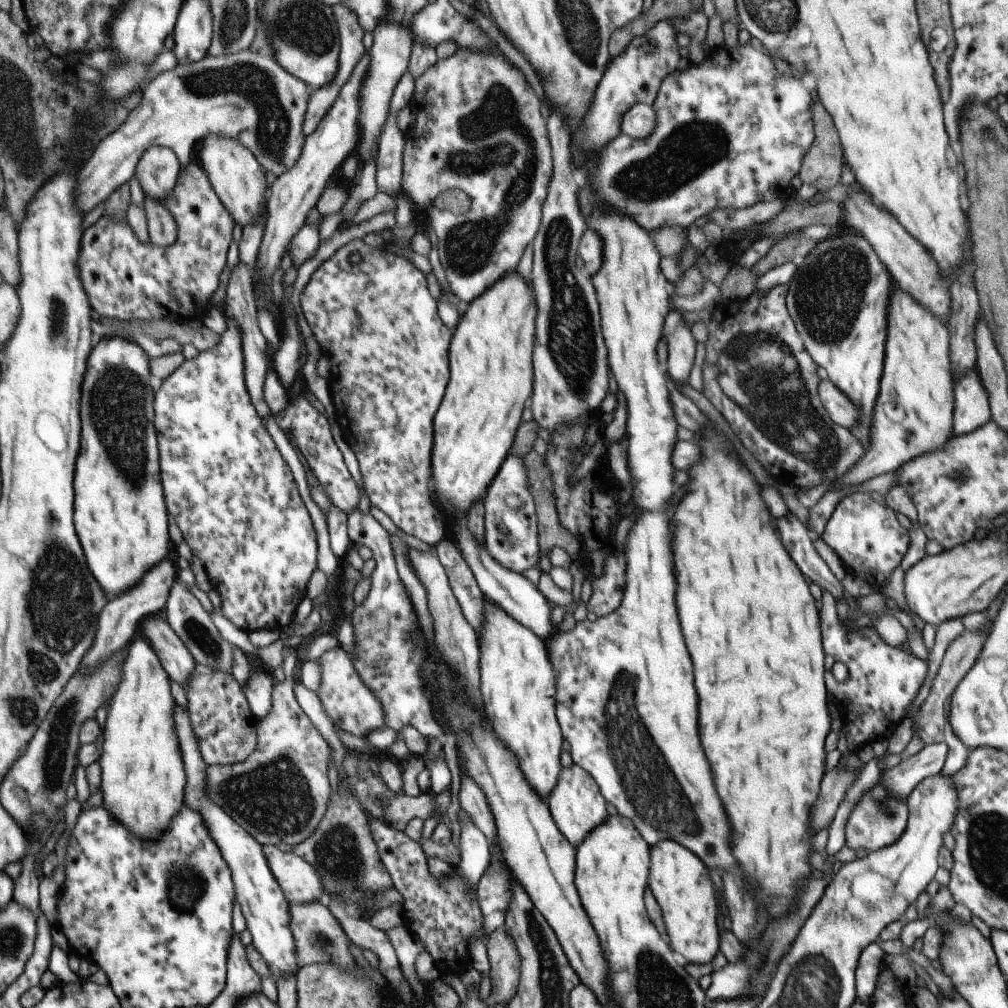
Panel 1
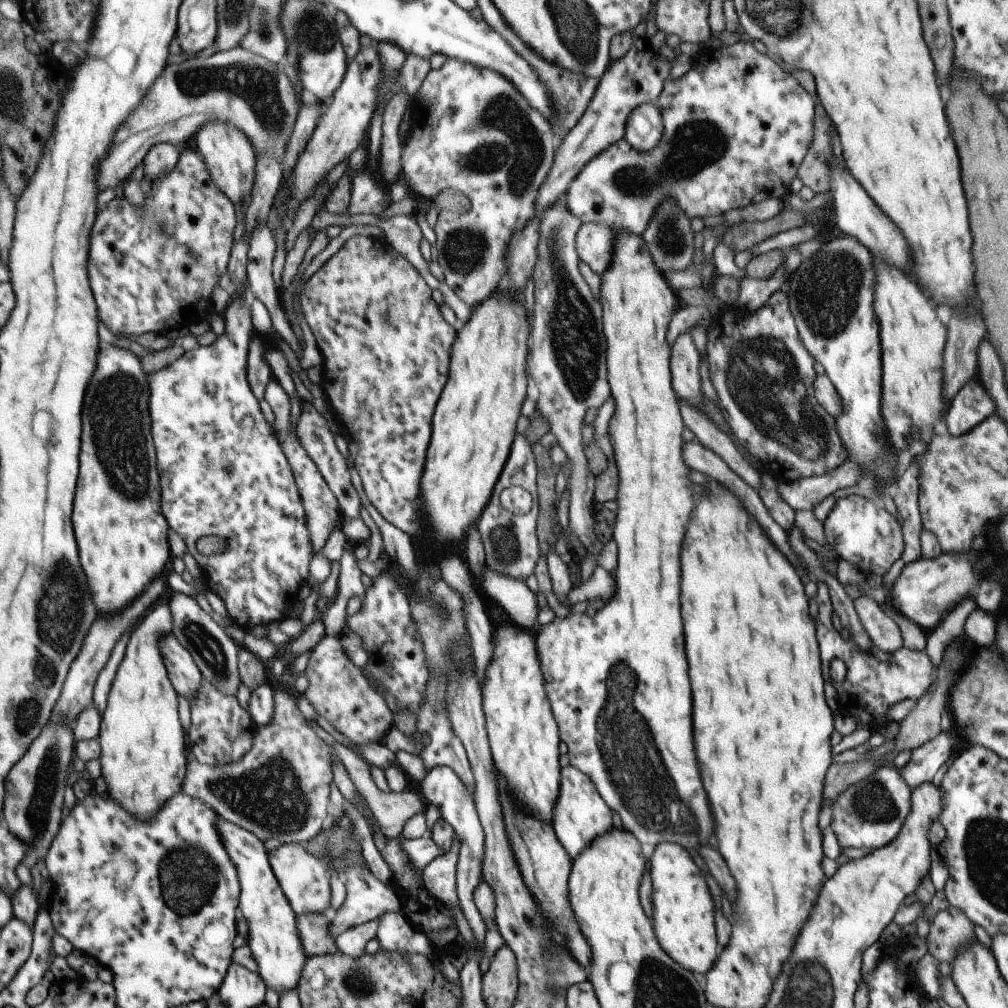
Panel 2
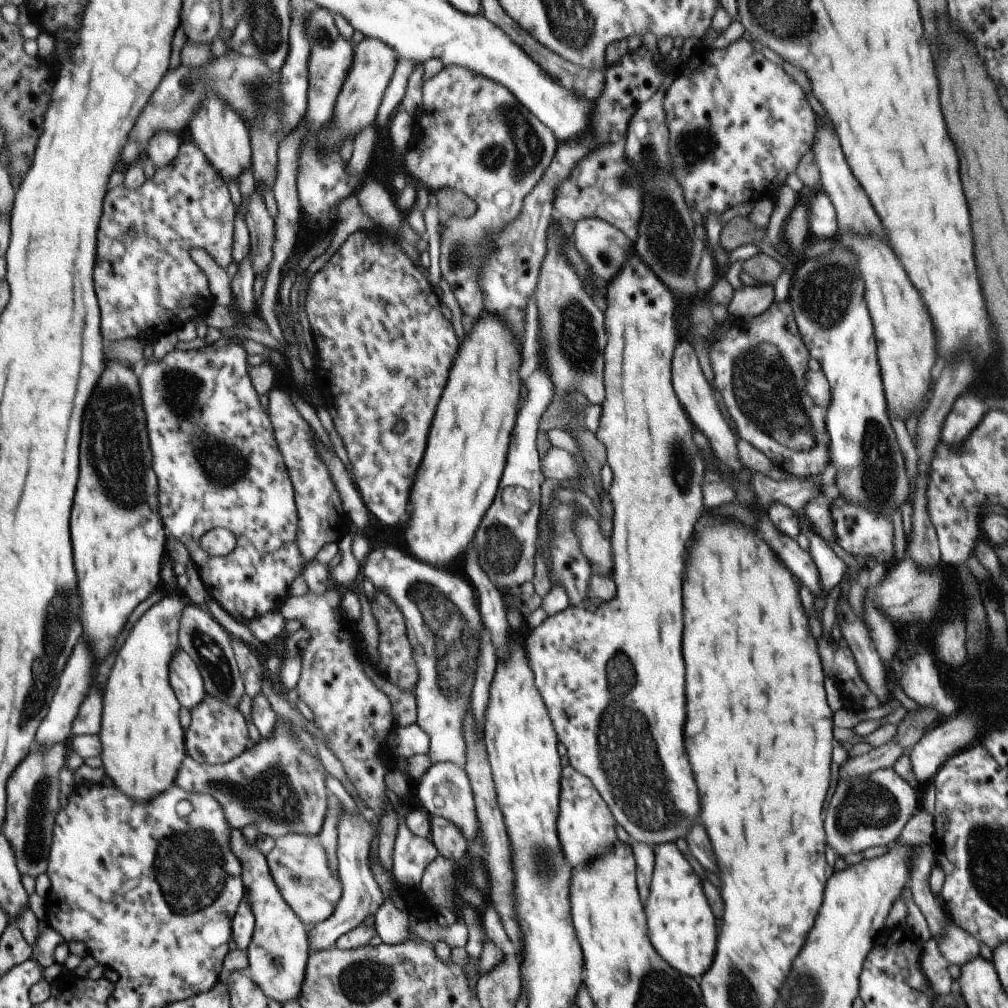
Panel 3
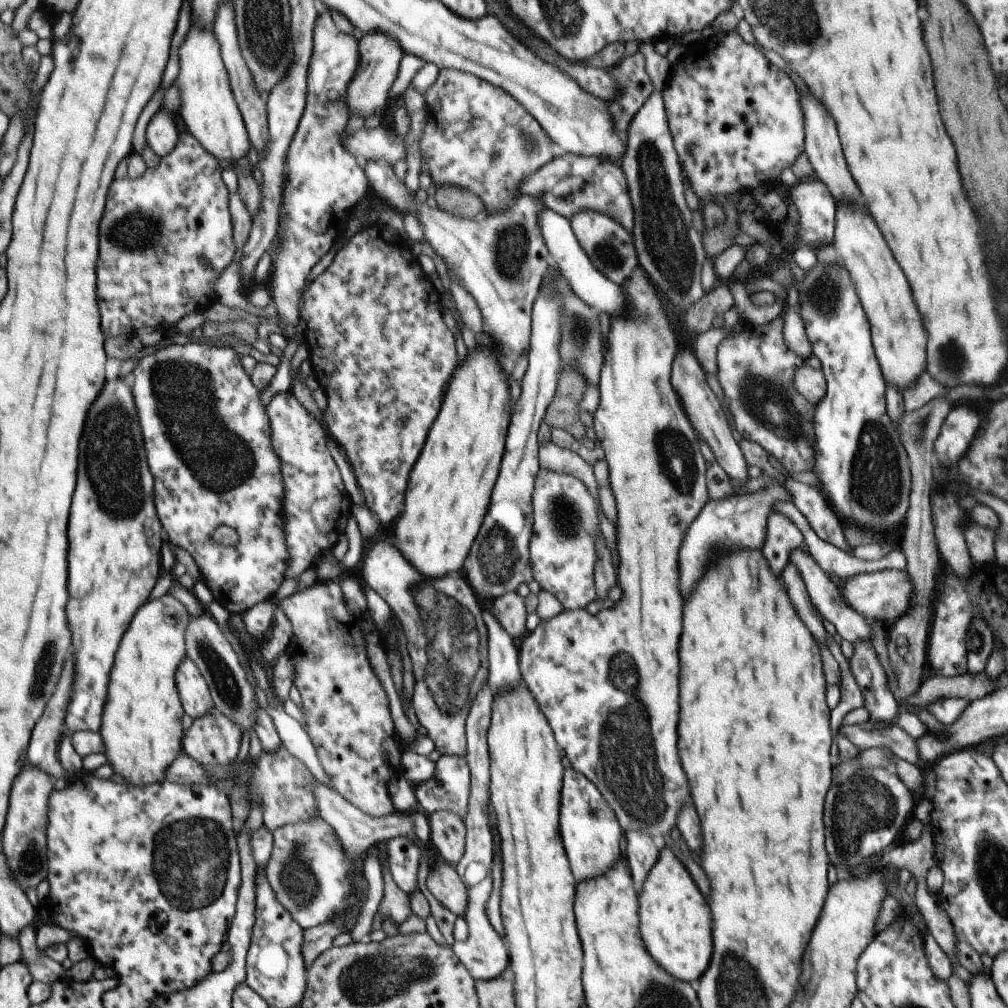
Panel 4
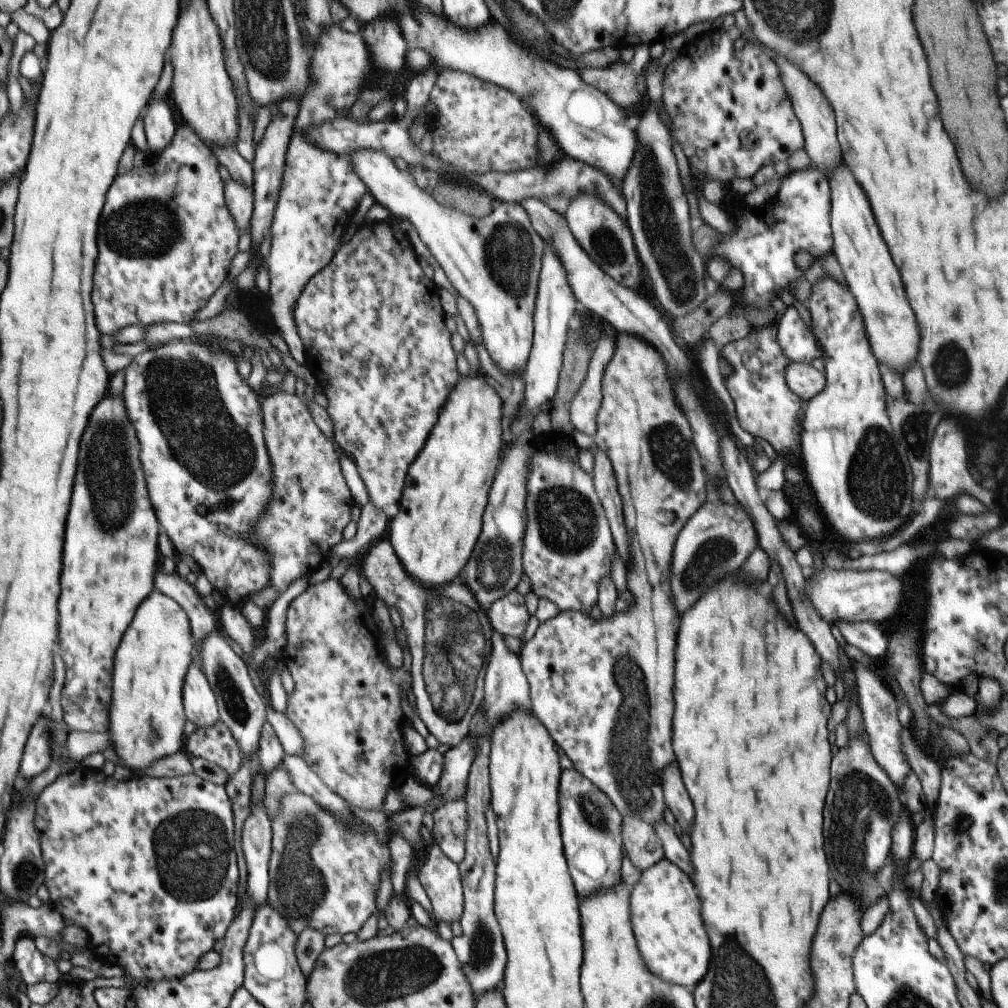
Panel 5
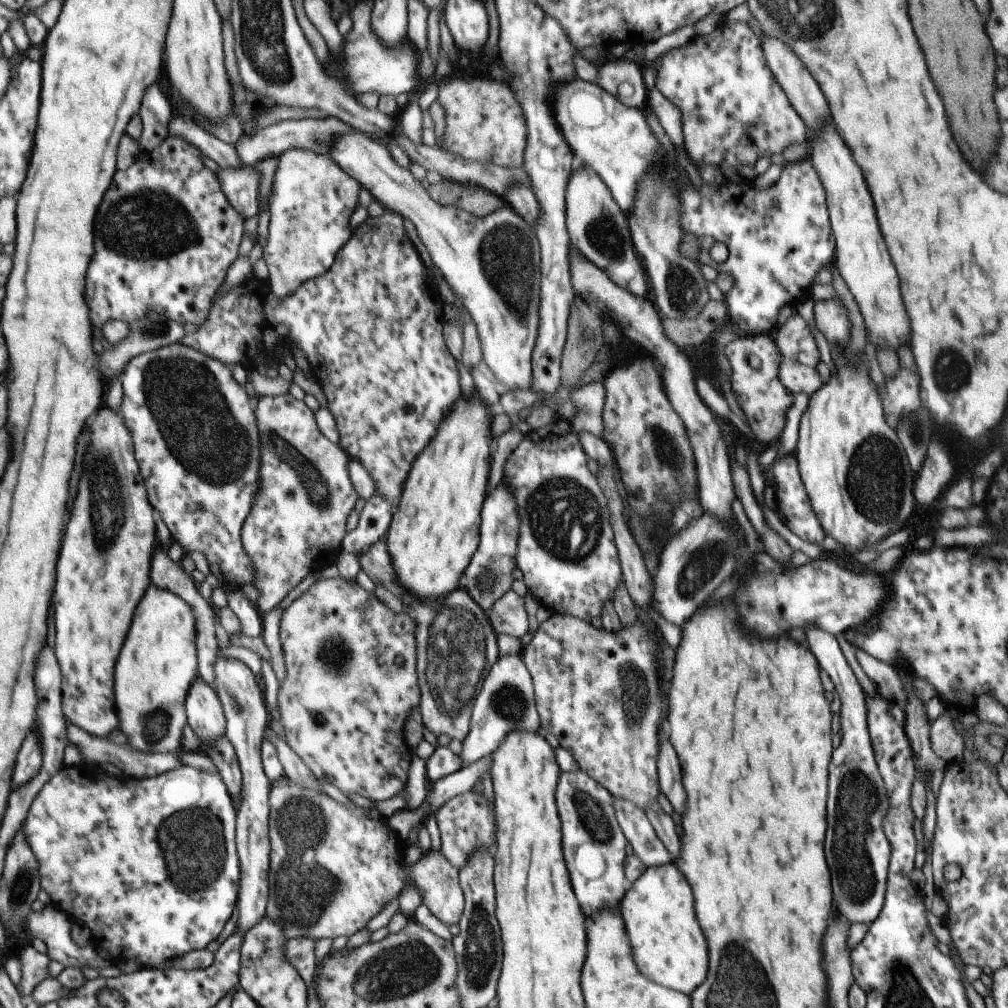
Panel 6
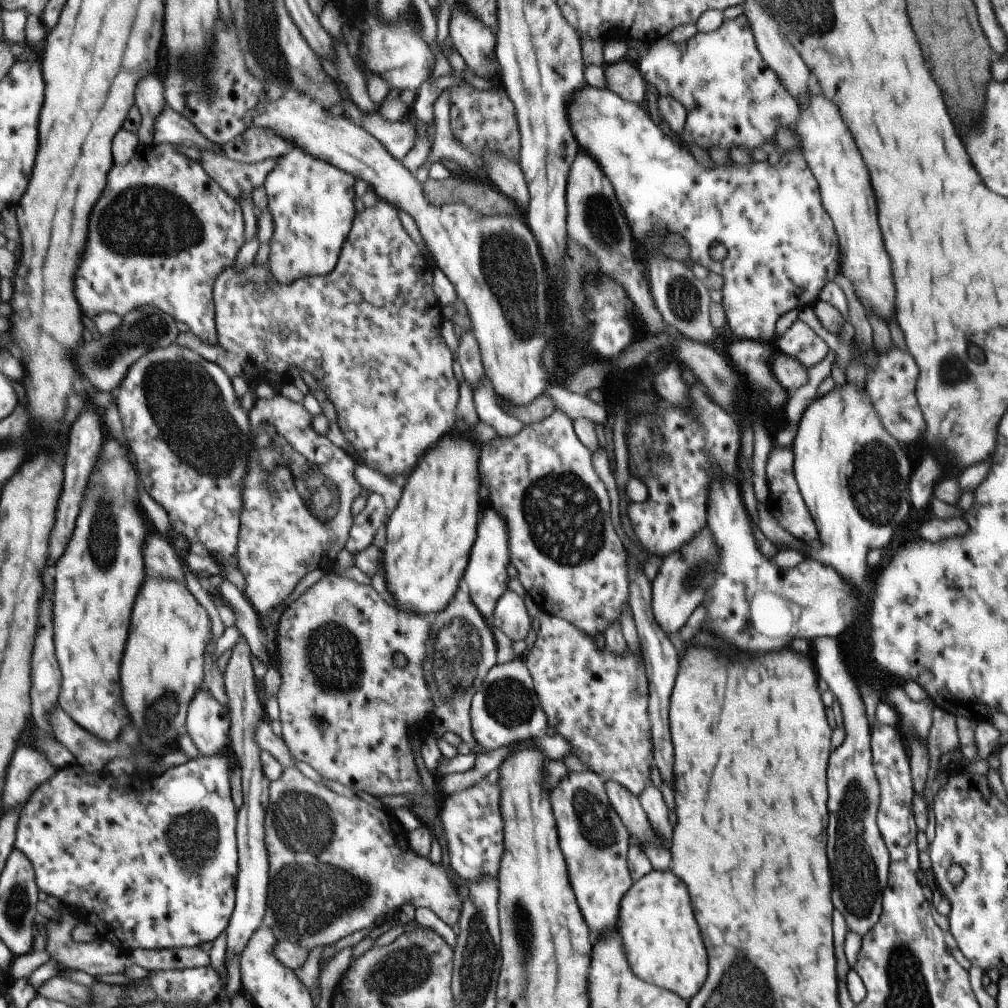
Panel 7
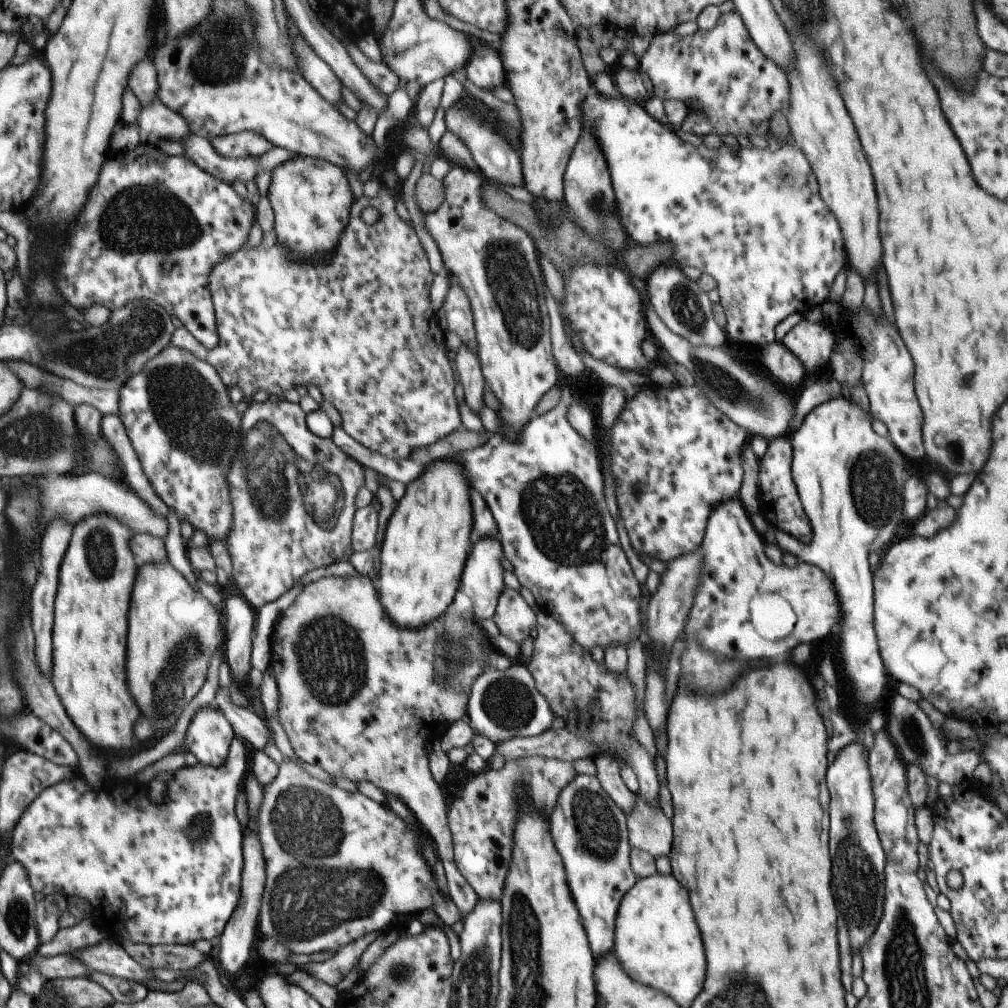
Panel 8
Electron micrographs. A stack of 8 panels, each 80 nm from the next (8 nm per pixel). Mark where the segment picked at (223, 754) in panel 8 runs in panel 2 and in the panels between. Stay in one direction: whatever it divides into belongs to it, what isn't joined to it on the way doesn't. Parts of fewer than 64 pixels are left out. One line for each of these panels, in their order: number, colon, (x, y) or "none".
2: (184, 676)
3: (184, 679)
4: (193, 694)
5: (199, 705)
6: (204, 716)
7: (207, 723)

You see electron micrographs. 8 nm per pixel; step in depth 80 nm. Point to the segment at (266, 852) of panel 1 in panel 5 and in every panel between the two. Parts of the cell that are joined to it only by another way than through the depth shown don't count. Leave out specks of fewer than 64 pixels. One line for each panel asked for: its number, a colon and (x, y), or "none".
2: (302, 878)
3: (297, 864)
4: (309, 874)
5: (322, 874)

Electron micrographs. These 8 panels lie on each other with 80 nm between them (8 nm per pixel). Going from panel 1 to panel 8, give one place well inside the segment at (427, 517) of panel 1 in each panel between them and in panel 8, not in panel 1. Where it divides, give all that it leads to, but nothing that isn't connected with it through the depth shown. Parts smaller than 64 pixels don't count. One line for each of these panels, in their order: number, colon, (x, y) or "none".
2: (385, 347)
3: (383, 349)
4: (379, 349)
5: (370, 322)
6: (370, 326)
7: (368, 333)
8: (362, 332)

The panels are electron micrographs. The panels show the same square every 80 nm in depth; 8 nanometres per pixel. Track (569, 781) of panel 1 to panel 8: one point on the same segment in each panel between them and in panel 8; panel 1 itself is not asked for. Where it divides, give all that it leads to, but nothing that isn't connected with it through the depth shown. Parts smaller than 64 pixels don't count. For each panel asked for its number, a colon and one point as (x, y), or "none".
2: (579, 815)
3: (585, 826)
4: (588, 828)
5: (589, 824)
6: (594, 847)
7: (594, 843)
8: (589, 831)

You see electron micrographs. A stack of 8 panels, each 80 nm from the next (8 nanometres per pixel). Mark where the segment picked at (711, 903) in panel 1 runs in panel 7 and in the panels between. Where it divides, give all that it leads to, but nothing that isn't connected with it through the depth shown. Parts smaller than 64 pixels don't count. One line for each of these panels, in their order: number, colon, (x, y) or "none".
2: (682, 918)
3: (681, 928)
4: (673, 920)
5: (664, 910)
6: (667, 946)
7: (663, 946)

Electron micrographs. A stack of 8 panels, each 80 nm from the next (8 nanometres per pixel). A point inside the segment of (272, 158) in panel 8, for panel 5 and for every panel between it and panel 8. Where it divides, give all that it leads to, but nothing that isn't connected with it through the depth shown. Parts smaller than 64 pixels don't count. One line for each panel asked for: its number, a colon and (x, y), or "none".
5: (238, 198)
6: (239, 186)
7: (235, 178)

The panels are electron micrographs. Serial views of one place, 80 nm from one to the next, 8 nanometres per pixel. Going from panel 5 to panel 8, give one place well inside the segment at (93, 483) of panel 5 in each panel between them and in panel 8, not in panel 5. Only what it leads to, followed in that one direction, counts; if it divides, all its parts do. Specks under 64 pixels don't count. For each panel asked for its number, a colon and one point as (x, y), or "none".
6: (90, 617)
7: (91, 613)
8: (89, 627)

